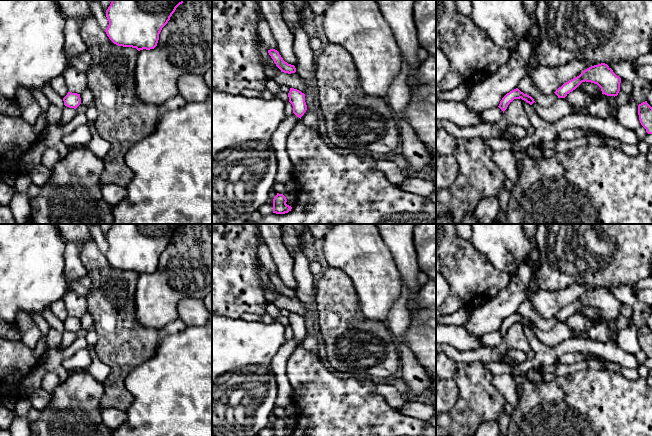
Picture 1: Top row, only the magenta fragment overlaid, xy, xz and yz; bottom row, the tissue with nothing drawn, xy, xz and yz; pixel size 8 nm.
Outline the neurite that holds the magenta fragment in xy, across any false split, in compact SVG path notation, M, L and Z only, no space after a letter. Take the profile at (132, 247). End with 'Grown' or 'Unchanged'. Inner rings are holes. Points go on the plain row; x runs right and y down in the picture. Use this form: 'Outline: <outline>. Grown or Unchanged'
Outline: M112 224L106 234L109 249L105 256L118 270L132 271L138 275L154 273L162 252L182 227L183 224Z. Unchanged

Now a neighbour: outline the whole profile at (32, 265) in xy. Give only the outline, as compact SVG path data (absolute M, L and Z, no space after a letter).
M0 224L0 339L22 340L17 327L17 314L24 311L42 316L46 307L63 298L67 286L64 278L66 241L57 224Z

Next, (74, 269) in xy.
M66 242L64 251L64 278L66 281L67 290L70 290L70 285L73 281L78 280L87 275L87 270L80 258L81 247L73 242Z

